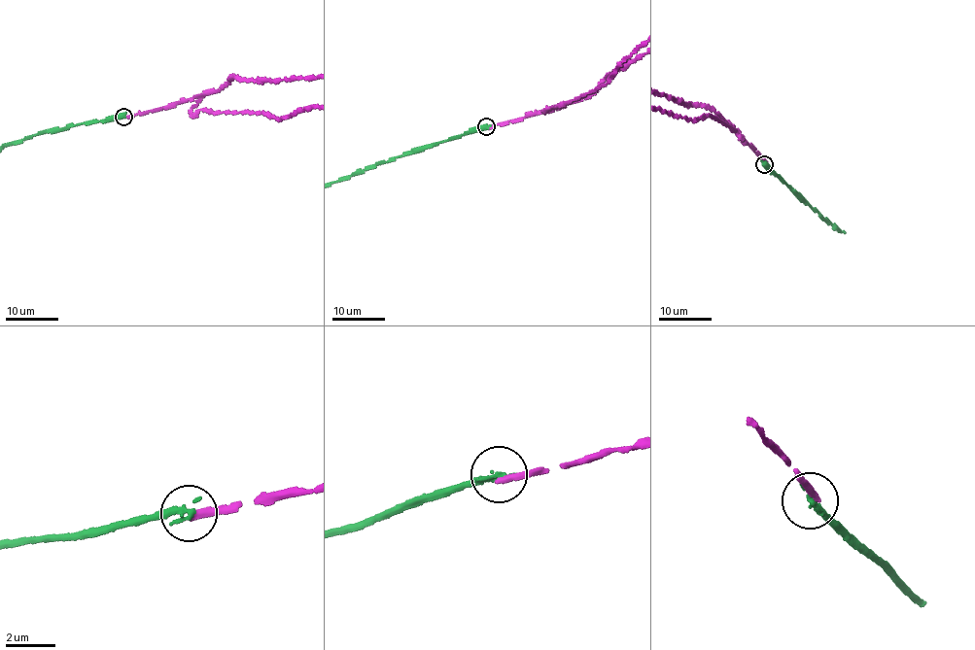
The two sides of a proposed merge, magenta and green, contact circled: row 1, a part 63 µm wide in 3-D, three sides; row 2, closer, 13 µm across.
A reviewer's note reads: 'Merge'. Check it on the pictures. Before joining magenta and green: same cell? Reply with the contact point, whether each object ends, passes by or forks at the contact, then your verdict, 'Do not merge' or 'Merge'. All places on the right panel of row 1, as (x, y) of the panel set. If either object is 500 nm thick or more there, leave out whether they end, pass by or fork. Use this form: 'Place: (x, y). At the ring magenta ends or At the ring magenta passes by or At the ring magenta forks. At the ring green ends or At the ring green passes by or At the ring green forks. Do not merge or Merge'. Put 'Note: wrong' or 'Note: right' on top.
Note: wrong
Place: (764, 164). At the ring magenta ends. At the ring green ends. Do not merge

